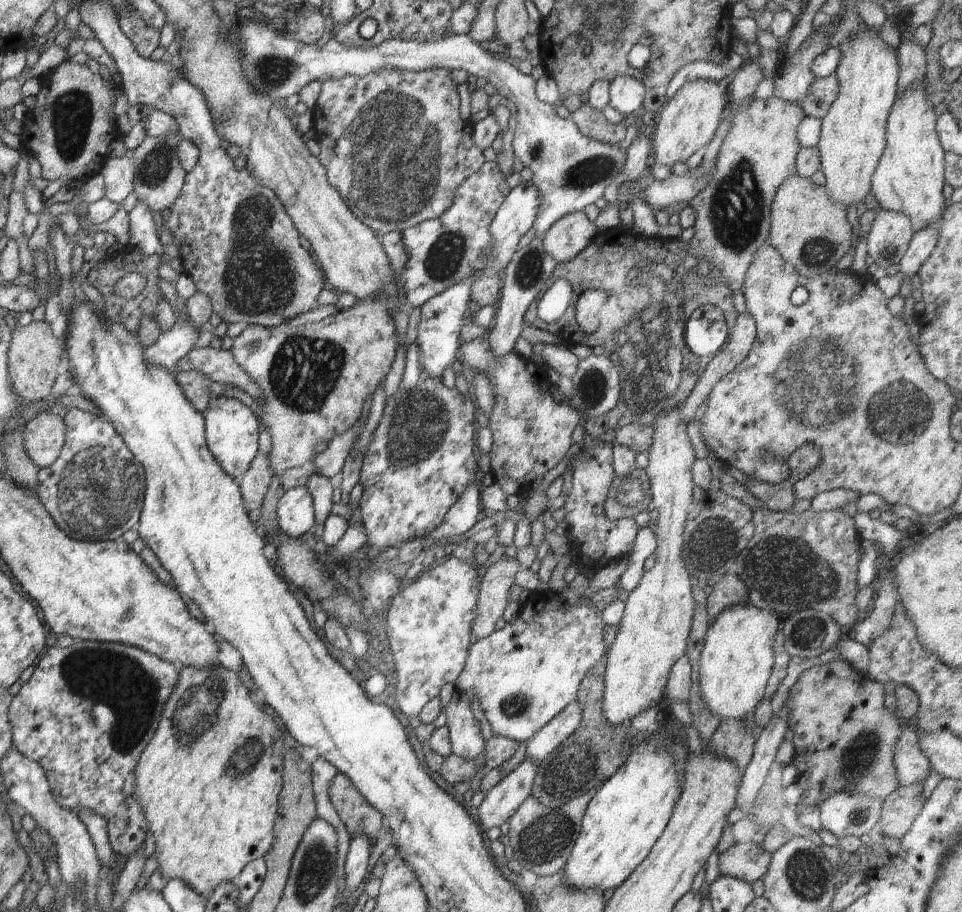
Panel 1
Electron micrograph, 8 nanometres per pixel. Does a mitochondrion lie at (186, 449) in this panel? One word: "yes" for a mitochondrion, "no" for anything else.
no

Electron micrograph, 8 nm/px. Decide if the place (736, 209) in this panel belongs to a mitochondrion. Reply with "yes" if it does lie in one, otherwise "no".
yes

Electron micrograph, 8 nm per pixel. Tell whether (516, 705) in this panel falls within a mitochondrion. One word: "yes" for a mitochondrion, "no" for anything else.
yes

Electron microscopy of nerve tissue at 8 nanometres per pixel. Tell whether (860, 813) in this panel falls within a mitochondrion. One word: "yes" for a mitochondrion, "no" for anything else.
yes

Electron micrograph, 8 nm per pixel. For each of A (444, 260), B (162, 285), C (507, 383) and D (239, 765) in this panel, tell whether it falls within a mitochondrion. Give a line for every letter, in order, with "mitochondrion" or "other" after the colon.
A: mitochondrion
B: other
C: other
D: mitochondrion

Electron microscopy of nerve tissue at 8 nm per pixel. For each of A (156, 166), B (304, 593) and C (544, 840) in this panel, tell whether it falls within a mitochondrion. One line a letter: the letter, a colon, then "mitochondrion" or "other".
A: mitochondrion
B: other
C: mitochondrion

